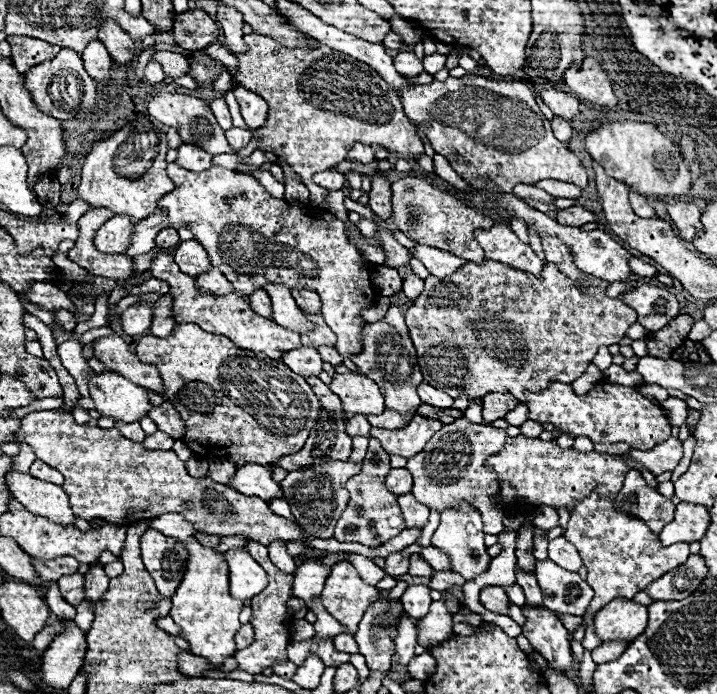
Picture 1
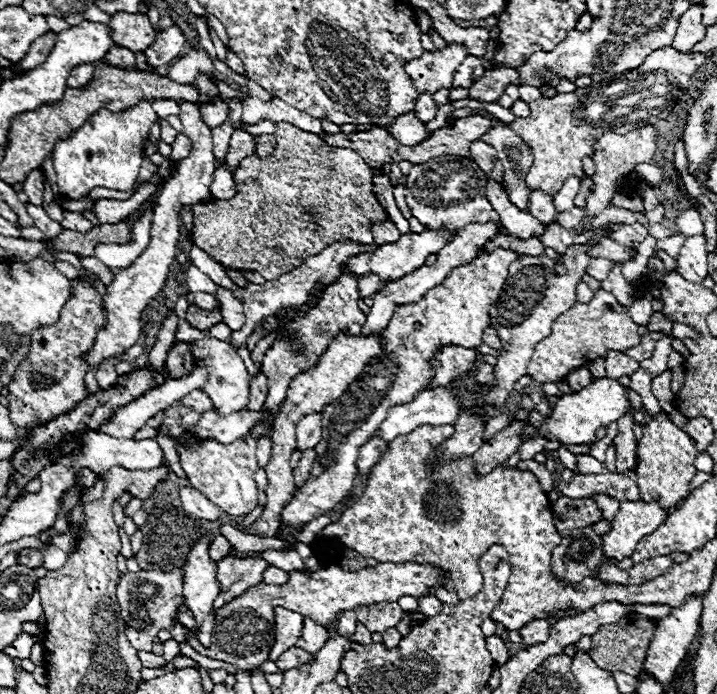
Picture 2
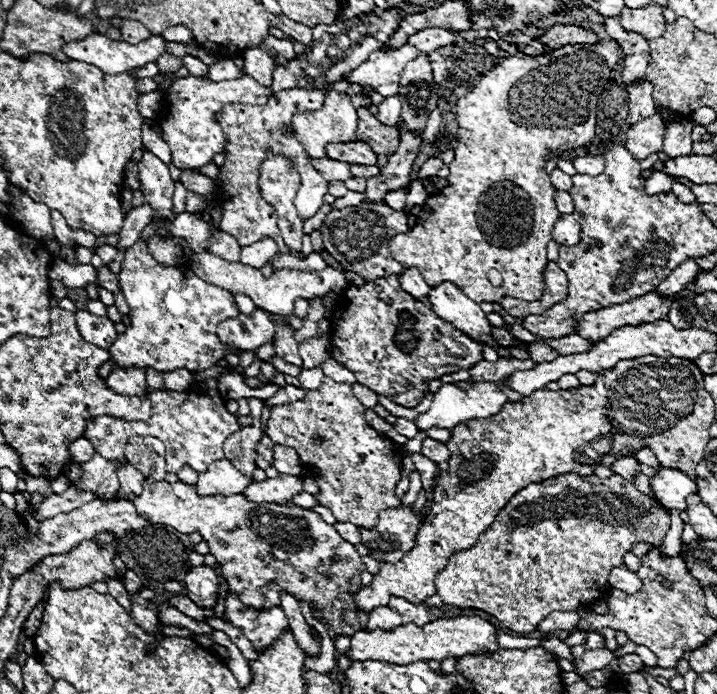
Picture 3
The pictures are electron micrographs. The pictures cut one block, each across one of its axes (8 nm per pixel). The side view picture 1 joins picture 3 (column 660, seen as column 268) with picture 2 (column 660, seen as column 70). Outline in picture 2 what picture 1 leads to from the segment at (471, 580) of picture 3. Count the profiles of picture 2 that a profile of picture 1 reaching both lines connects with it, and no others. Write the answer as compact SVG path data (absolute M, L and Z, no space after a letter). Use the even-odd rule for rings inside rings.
M660 412L652 422L644 426L644 436L638 440L636 476L638 476L640 498L646 502L658 500L662 508L670 508L680 498L688 496L688 484L696 474L694 460L698 454L700 452L696 444L690 440L690 436L684 430L676 428L672 422L668 422L666 414Z

